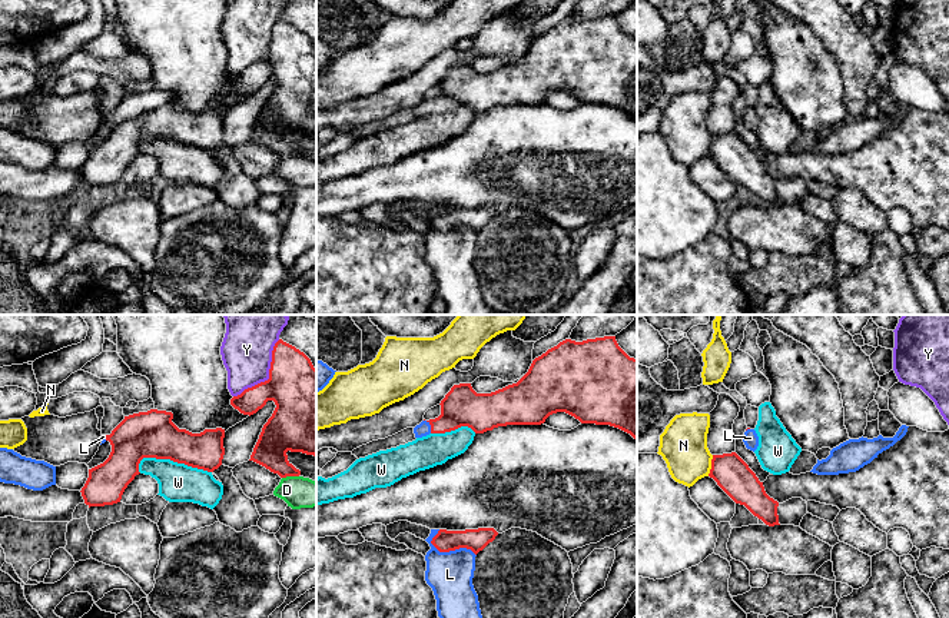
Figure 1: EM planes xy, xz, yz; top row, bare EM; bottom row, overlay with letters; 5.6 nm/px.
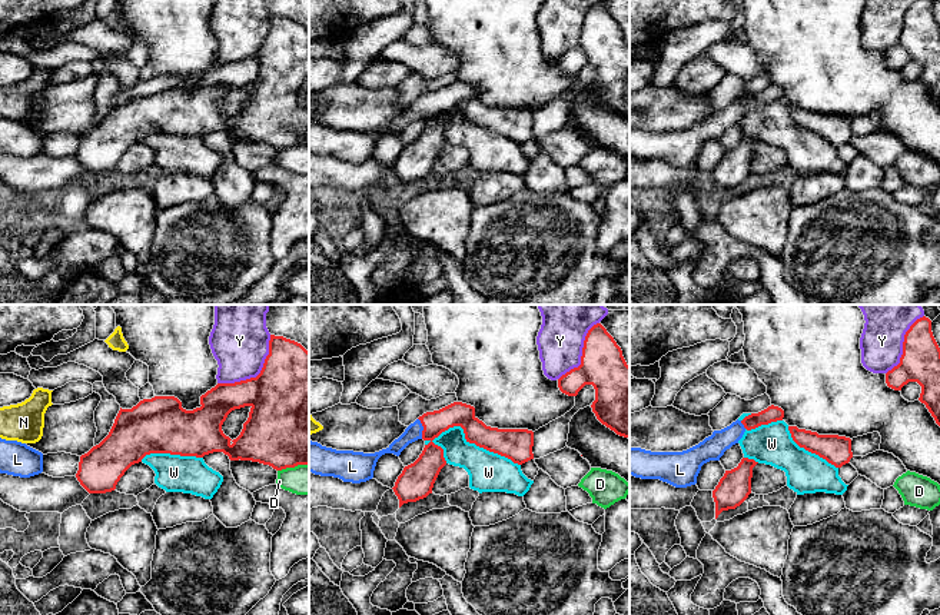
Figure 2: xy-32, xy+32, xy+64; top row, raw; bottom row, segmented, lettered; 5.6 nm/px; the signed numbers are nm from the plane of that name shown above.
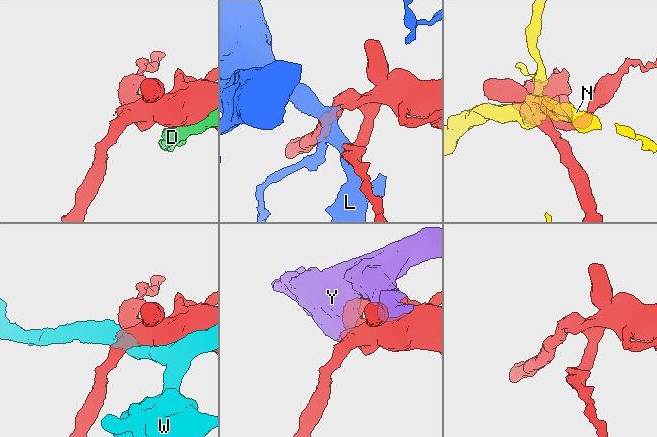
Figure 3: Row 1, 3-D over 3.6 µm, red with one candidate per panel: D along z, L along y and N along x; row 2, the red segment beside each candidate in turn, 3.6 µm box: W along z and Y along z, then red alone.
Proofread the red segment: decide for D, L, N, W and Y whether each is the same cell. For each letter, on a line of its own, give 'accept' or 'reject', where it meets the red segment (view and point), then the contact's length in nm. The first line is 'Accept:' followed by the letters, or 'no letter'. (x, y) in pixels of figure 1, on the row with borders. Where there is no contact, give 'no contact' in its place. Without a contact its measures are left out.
Accept: no letter
D: reject; meets red in xy at (289, 475); contact 100 nm long
L: reject; meets red in xz at (453, 550); contact 280 nm long
N: reject; meets red in yz at (712, 465); contact 120 nm long
W: reject; meets red in xy at (175, 461); contact 420 nm long
Y: reject; meets red in xy at (269, 376); contact 420 nm long

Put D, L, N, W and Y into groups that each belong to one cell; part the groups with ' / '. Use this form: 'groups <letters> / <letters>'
groups D / L / N / W / Y

